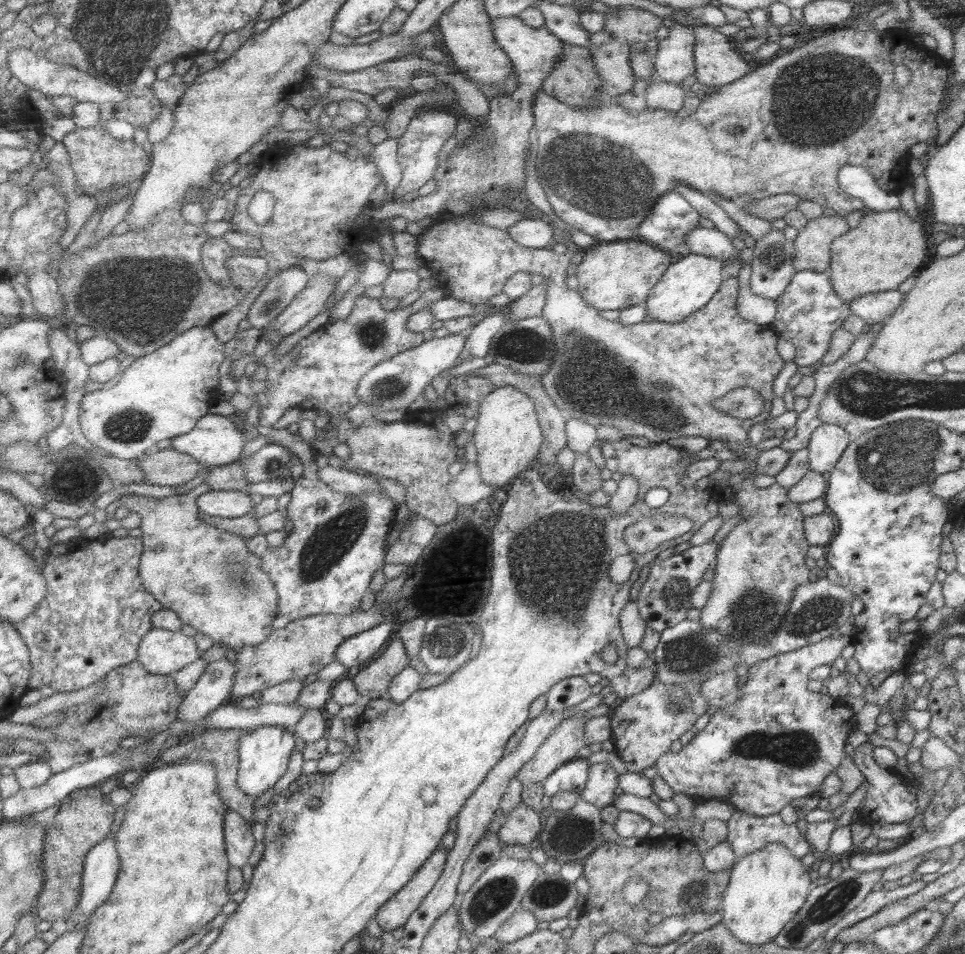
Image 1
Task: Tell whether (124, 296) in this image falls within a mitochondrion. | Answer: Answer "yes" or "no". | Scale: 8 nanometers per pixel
yes

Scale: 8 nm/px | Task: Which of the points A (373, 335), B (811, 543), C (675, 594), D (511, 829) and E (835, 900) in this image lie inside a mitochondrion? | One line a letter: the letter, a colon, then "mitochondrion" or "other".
A: mitochondrion
B: other
C: mitochondrion
D: other
E: mitochondrion

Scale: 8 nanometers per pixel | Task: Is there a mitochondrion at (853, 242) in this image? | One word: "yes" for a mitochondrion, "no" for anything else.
no

